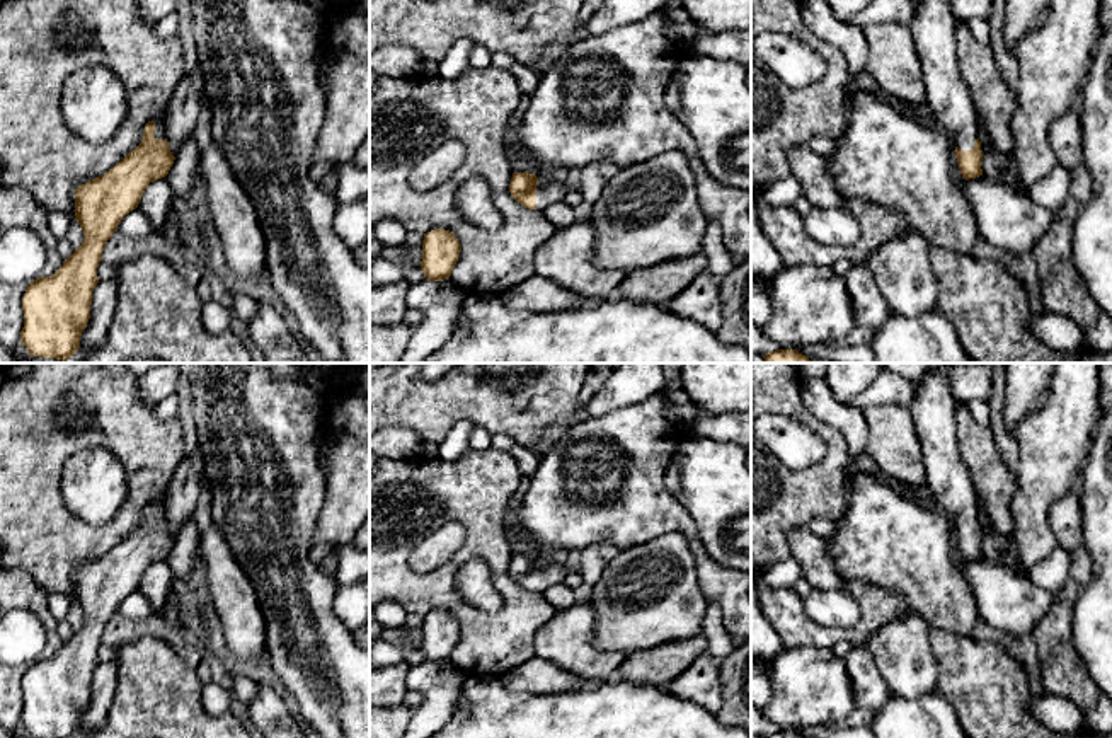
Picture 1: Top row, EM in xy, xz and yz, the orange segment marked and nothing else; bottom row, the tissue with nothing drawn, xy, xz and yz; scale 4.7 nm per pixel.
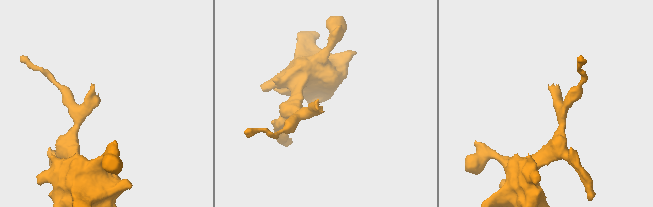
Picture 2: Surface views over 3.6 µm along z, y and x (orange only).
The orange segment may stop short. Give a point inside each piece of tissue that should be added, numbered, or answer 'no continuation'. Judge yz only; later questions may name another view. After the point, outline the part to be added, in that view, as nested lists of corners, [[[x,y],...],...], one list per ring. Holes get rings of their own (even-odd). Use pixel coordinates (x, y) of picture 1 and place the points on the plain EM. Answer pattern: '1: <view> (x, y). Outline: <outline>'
1: yz (934, 411). Outline: [[[943,366],[920,378],[909,411],[923,452],[926,486],[955,528],[974,530],[979,501],[957,443],[957,397]]]

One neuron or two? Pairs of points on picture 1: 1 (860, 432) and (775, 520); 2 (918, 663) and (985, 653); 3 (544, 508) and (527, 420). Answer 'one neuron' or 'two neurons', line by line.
1: two neurons
2: two neurons
3: two neurons

